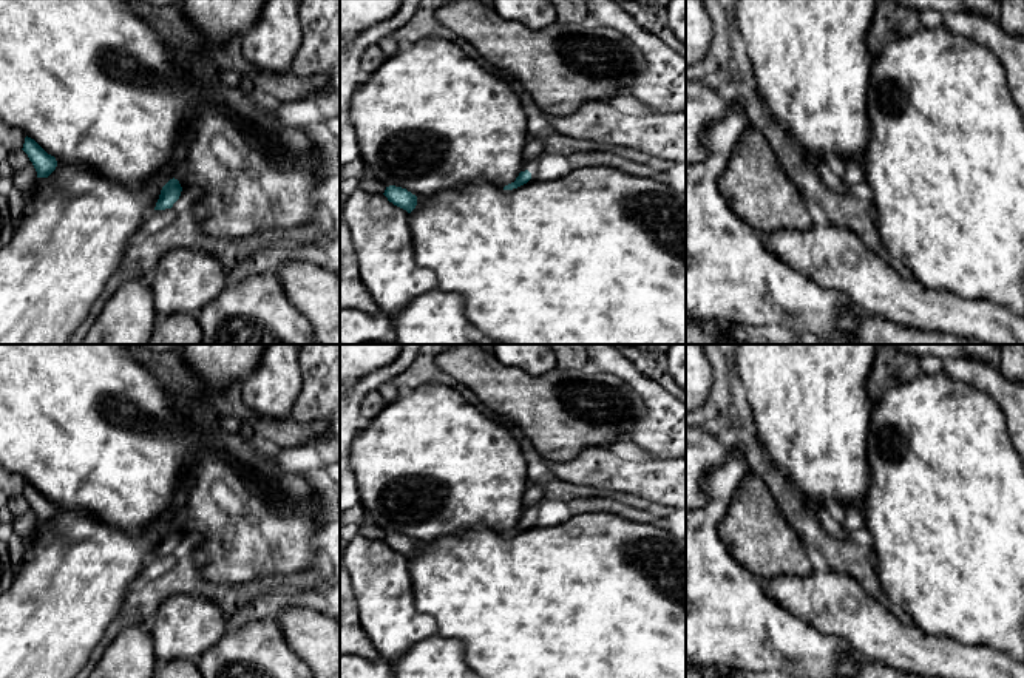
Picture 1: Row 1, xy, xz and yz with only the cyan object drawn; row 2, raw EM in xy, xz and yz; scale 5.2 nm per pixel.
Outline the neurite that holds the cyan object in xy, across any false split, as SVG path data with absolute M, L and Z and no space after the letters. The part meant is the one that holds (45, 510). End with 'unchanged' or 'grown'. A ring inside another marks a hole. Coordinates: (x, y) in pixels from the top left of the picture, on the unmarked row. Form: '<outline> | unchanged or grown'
M25 483L22 494L32 508L37 524L48 524L57 513L54 502L48 500L34 485Z | unchanged

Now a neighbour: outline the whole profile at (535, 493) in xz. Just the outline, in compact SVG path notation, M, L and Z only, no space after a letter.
M530 482L524 494L524 508L534 507L542 499L545 499L545 486L536 482Z

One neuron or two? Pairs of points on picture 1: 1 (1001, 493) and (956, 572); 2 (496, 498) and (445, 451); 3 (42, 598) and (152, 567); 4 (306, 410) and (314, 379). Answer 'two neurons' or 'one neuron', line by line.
1: one neuron
2: one neuron
3: two neurons
4: one neuron

